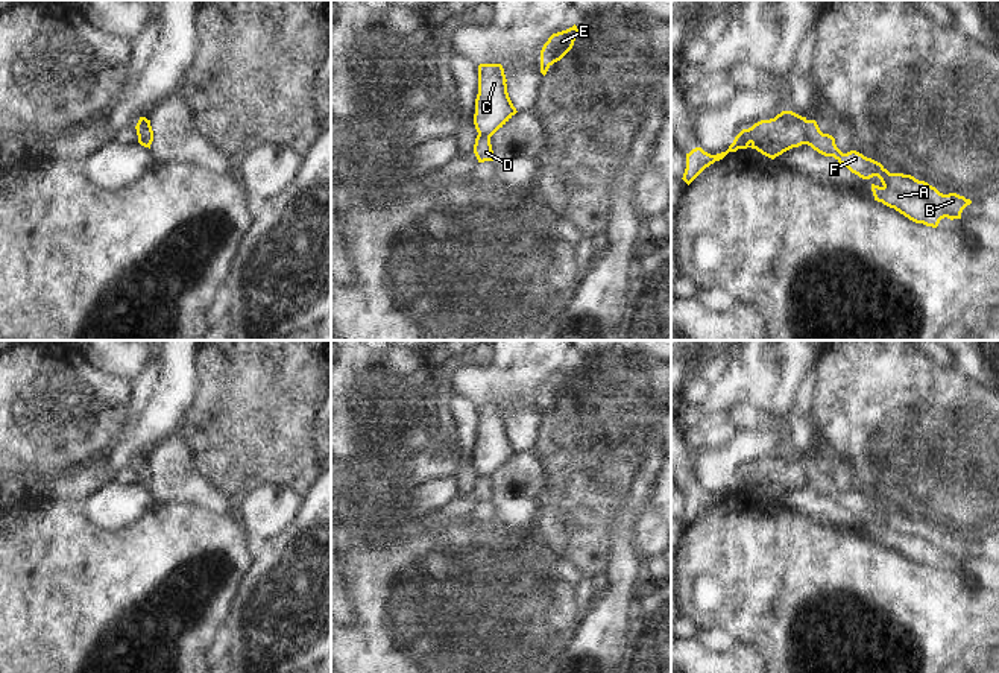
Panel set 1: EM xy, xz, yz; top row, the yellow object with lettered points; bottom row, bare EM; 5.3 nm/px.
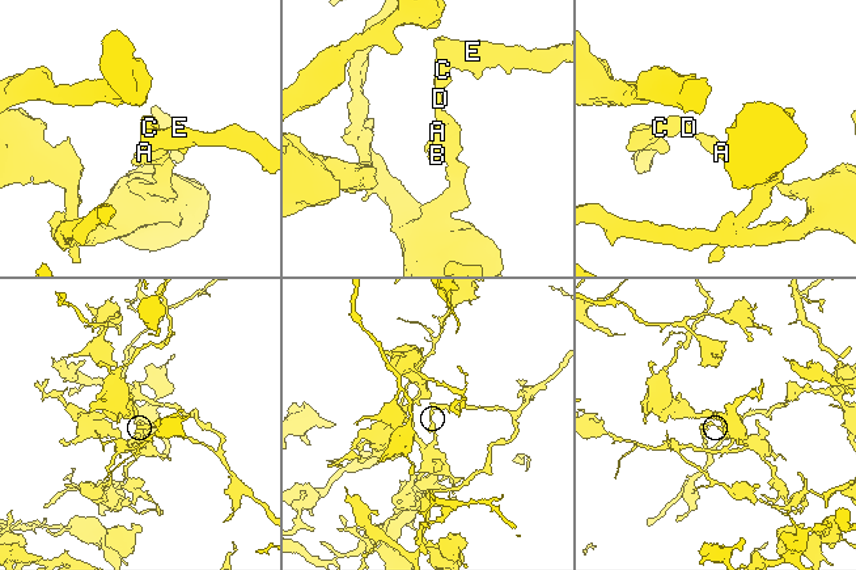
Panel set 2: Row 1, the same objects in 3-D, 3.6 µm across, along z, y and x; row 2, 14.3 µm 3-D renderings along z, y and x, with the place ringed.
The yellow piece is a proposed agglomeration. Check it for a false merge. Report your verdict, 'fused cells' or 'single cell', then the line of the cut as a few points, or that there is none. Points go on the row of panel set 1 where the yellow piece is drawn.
fused cells; cut in yz along (808, 120), (805, 143)

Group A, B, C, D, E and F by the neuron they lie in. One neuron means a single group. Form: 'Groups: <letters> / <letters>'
Groups: A B D F / C E.

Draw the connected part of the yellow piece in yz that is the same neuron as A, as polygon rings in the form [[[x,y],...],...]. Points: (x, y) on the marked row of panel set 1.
[[[808,120],[805,135],[808,146],[824,156],[834,156],[859,178],[878,176],[882,185],[871,184],[875,201],[894,208],[915,223],[937,228],[944,217],[950,220],[961,219],[963,210],[972,204],[970,199],[956,193],[943,194],[935,187],[911,175],[890,173],[881,163],[856,150],[843,153],[837,147],[835,138],[823,134],[815,120]]]

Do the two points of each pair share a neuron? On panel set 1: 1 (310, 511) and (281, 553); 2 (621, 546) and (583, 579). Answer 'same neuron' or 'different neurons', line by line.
1: same neuron
2: different neurons

